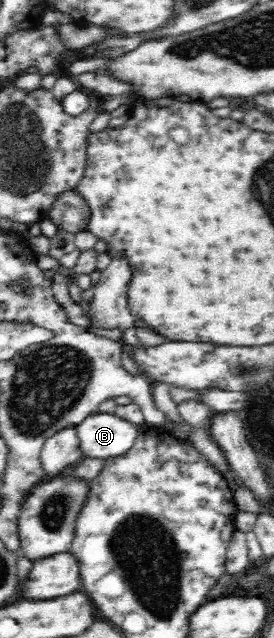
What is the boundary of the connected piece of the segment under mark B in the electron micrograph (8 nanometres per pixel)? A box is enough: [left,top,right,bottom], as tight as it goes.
[76,412,141,459]

